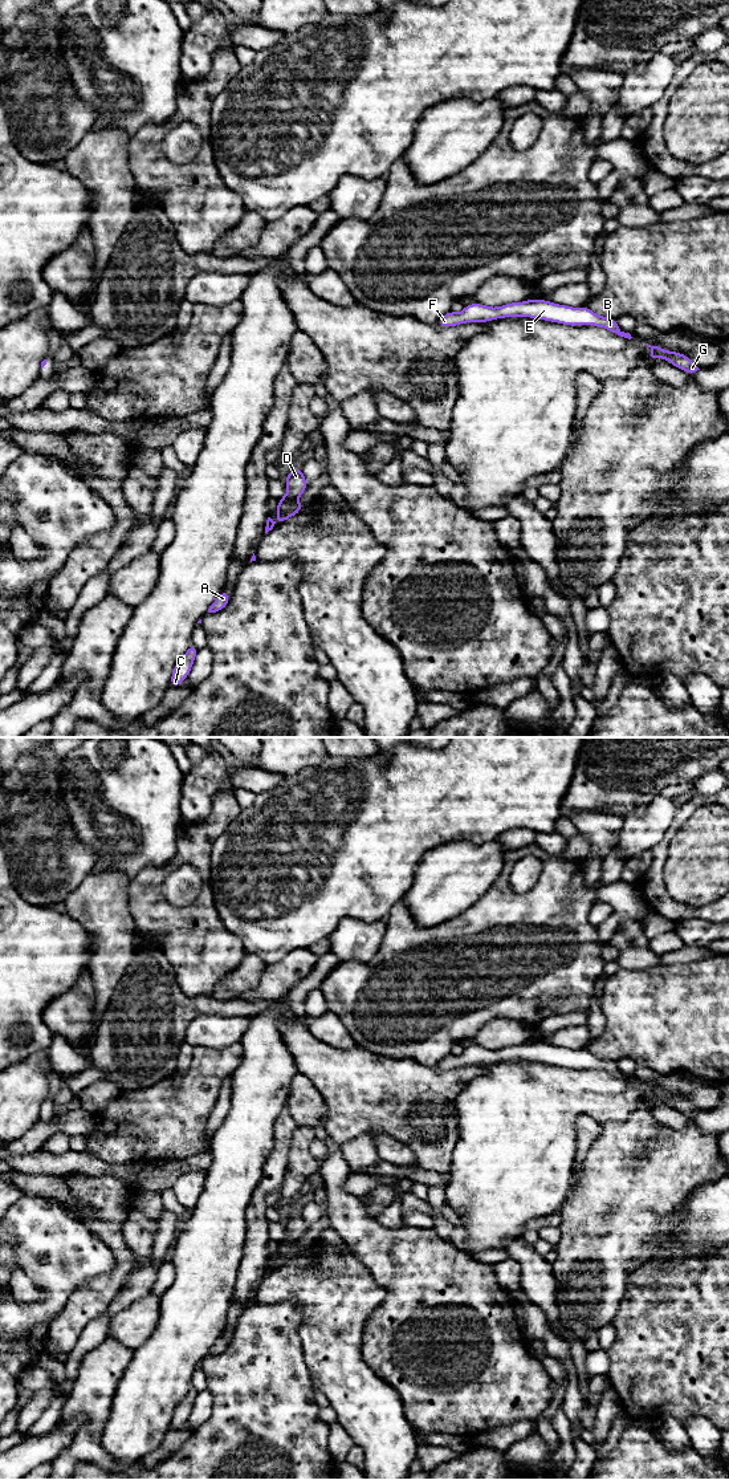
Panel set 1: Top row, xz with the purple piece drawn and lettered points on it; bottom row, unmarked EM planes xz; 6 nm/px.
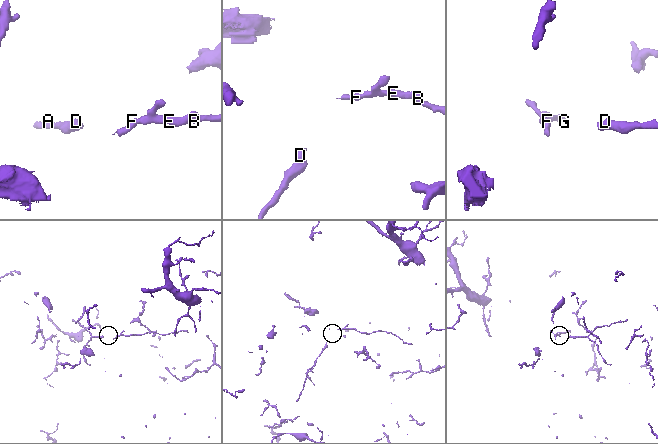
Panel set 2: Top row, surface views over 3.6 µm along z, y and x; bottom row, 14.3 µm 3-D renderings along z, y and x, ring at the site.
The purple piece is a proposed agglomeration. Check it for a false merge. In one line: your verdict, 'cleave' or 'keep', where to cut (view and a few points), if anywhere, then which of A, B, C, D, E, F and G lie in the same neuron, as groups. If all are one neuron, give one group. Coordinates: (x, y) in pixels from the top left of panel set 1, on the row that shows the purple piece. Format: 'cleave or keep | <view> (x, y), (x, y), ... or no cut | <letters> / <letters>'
keep | no cut | A B C D E F G

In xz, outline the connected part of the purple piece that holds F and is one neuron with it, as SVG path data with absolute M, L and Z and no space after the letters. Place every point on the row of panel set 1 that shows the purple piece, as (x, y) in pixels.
M526 300L524 302L510 302L502 306L490 308L481 304L465 305L461 313L449 310L439 324L443 328L451 328L467 322L484 324L496 318L505 317L530 317L563 325L594 325L602 326L614 334L631 339L630 333L619 329L615 318L602 317L591 312L587 306L571 308L567 305L554 304L546 300Z

